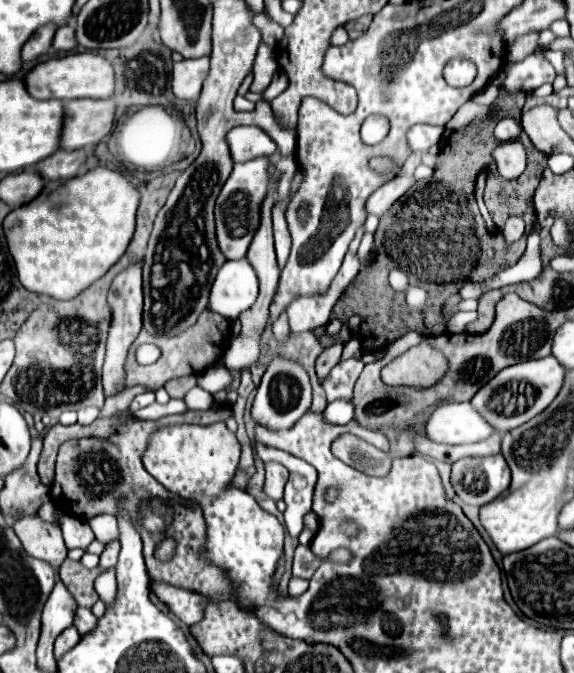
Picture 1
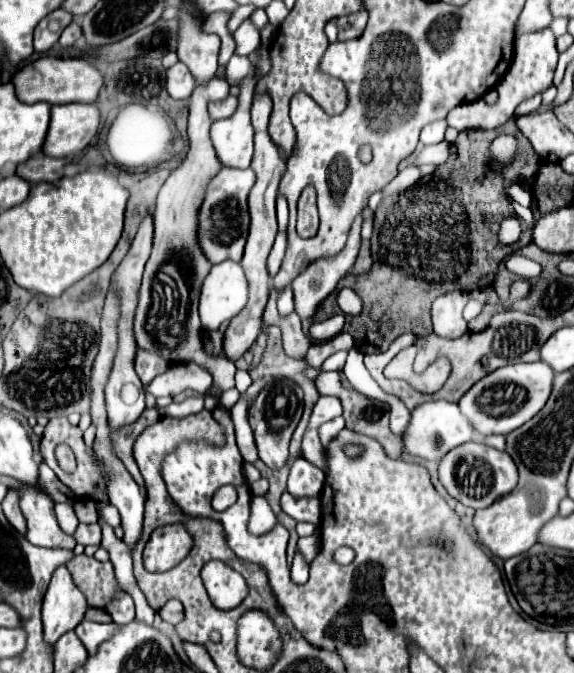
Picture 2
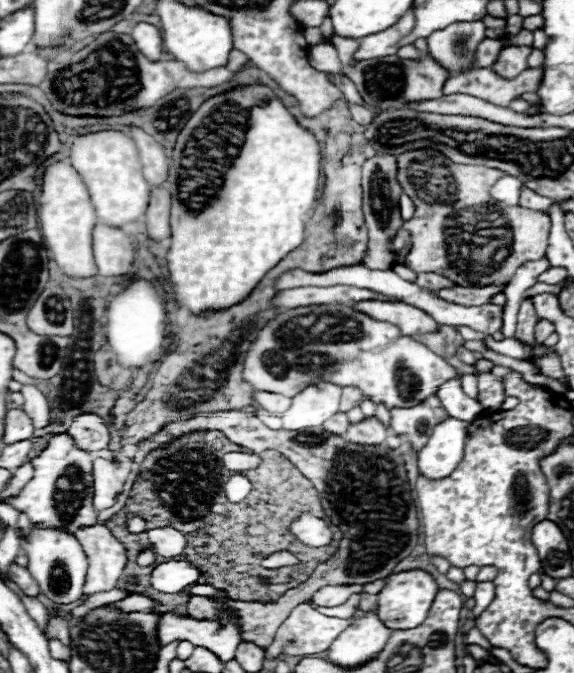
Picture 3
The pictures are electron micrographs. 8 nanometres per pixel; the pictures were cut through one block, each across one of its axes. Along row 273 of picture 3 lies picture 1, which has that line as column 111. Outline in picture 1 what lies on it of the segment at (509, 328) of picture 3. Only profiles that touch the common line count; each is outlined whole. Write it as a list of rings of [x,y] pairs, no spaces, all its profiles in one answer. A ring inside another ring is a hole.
[[[100,516],[100,518],[94,518],[90,524],[92,524],[92,530],[94,530],[96,538],[104,544],[110,544],[110,542],[120,538],[116,516]]]

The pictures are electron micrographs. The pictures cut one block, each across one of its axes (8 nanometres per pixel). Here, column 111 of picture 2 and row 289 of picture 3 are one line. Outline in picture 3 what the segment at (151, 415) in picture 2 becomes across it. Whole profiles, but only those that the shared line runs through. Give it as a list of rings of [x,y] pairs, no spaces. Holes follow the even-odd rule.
[[[420,272],[416,282],[418,282],[420,286],[424,286],[424,288],[430,288],[430,290],[436,290],[436,288],[450,288],[450,286],[454,286],[454,282],[450,282],[448,278],[440,276],[440,274],[432,274],[432,272]]]

